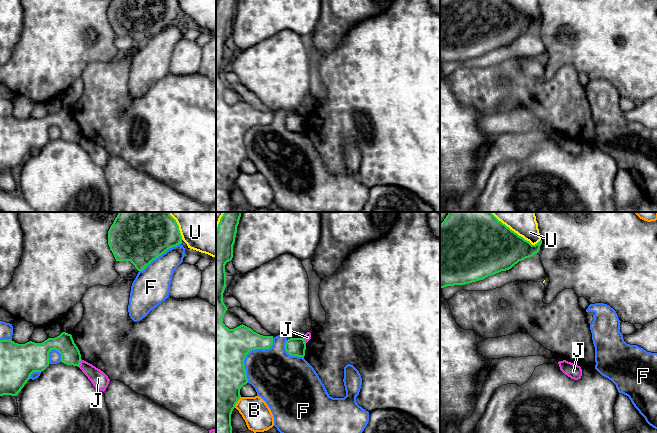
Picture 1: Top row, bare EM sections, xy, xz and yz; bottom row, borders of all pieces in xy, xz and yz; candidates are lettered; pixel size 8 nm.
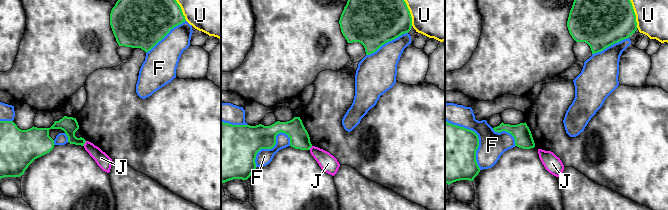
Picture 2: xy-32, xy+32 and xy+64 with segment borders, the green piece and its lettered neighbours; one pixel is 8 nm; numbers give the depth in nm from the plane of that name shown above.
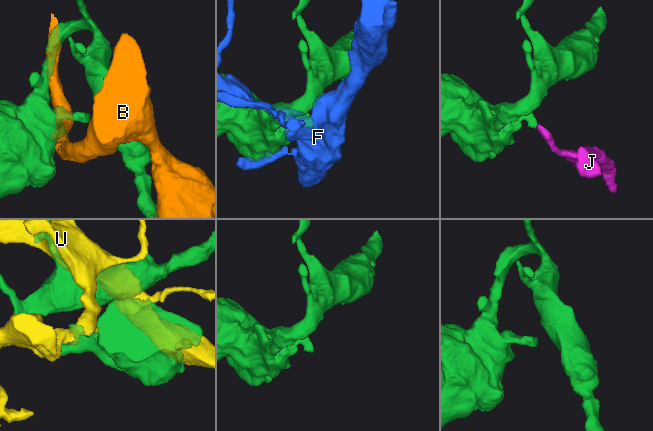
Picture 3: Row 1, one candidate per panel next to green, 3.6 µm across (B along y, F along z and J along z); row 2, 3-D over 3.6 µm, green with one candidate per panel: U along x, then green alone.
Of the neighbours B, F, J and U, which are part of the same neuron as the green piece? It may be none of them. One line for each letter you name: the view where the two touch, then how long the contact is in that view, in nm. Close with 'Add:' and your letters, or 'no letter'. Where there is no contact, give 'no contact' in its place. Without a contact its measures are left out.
Add: no letter

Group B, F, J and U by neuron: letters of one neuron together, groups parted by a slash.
B / F / J / U

